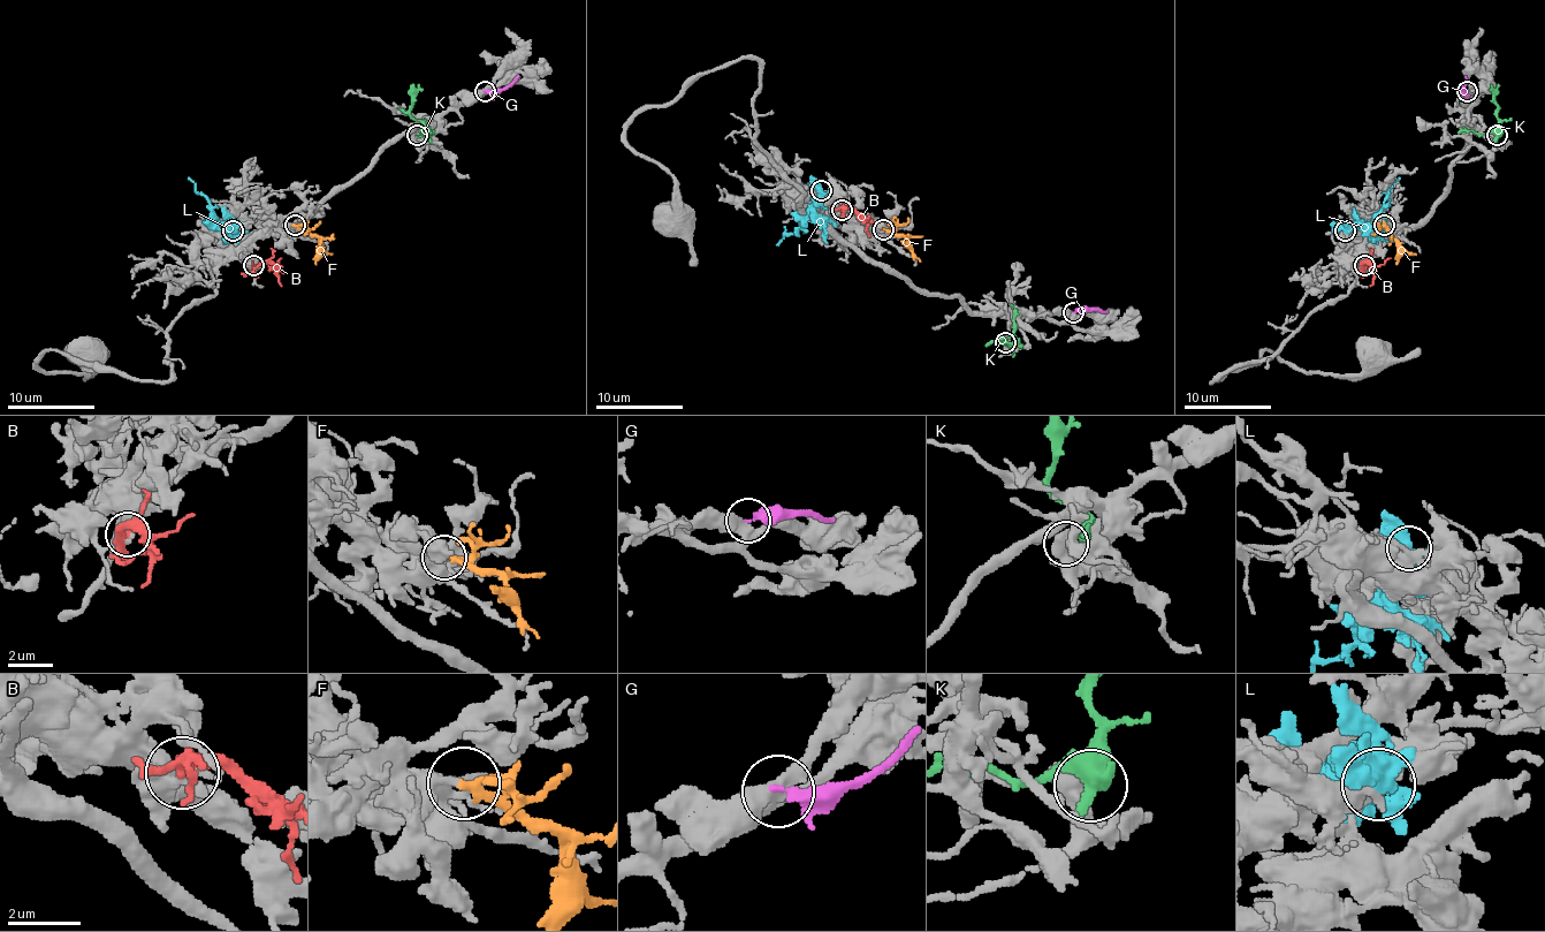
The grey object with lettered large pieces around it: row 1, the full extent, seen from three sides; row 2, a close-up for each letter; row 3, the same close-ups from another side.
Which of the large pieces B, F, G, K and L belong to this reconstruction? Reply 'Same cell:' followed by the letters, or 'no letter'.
Same cell: F

